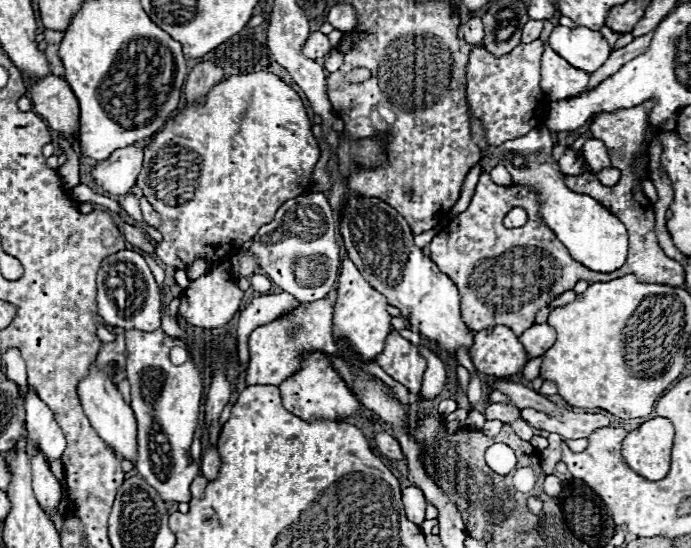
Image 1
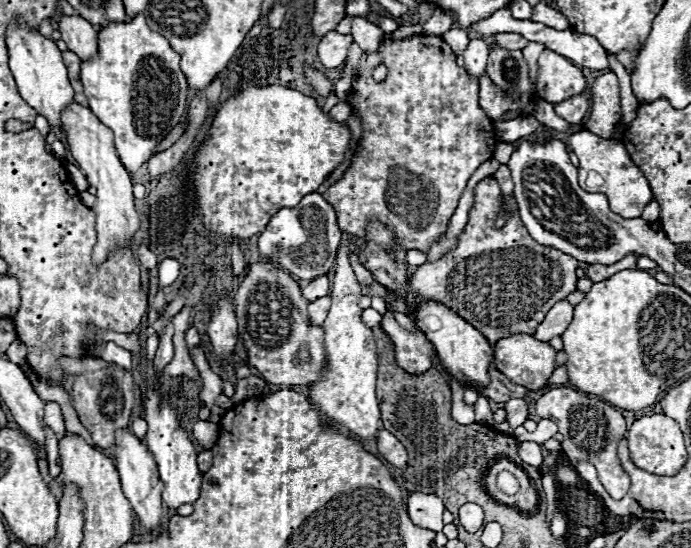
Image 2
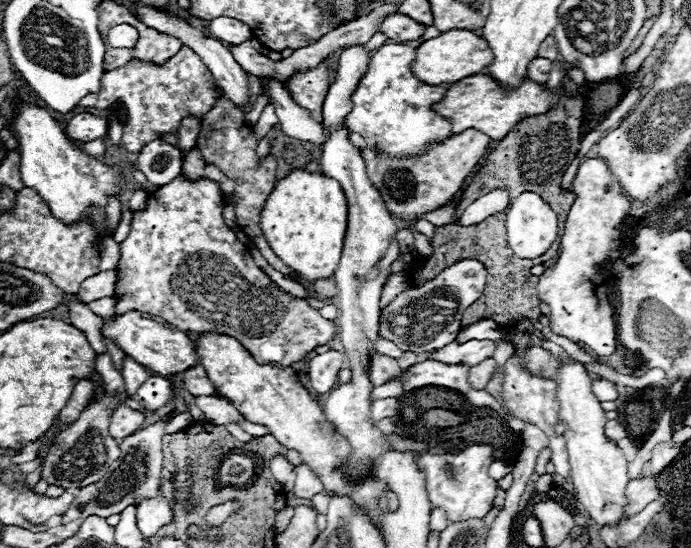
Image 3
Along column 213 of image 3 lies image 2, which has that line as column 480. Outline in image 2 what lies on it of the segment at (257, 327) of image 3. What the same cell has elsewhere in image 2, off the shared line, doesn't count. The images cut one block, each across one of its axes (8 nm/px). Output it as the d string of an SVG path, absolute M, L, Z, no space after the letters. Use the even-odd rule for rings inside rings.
M488 176L474 188L474 204L456 248L436 262L424 262L418 266L410 282L418 296L446 304L468 324L474 324L474 328L480 330L490 344L496 344L506 336L534 334L536 326L544 320L544 314L576 290L576 268L582 268L596 283L620 270L636 270L636 260L640 256L642 254L628 254L620 262L604 266L581 262L556 248L540 246L524 228L516 200L504 196L498 182ZM502 210L510 212L508 220L500 230L494 230L492 226Z

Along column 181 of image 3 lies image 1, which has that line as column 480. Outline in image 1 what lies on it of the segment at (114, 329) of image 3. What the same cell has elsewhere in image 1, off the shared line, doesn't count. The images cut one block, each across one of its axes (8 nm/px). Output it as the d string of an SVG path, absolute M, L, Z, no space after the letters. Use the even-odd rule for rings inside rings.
M492 326L492 328L484 328L484 330L474 332L474 344L468 348L468 354L470 354L478 372L488 374L488 376L496 376L496 378L516 374L528 362L524 346L518 342L516 334L508 326Z

